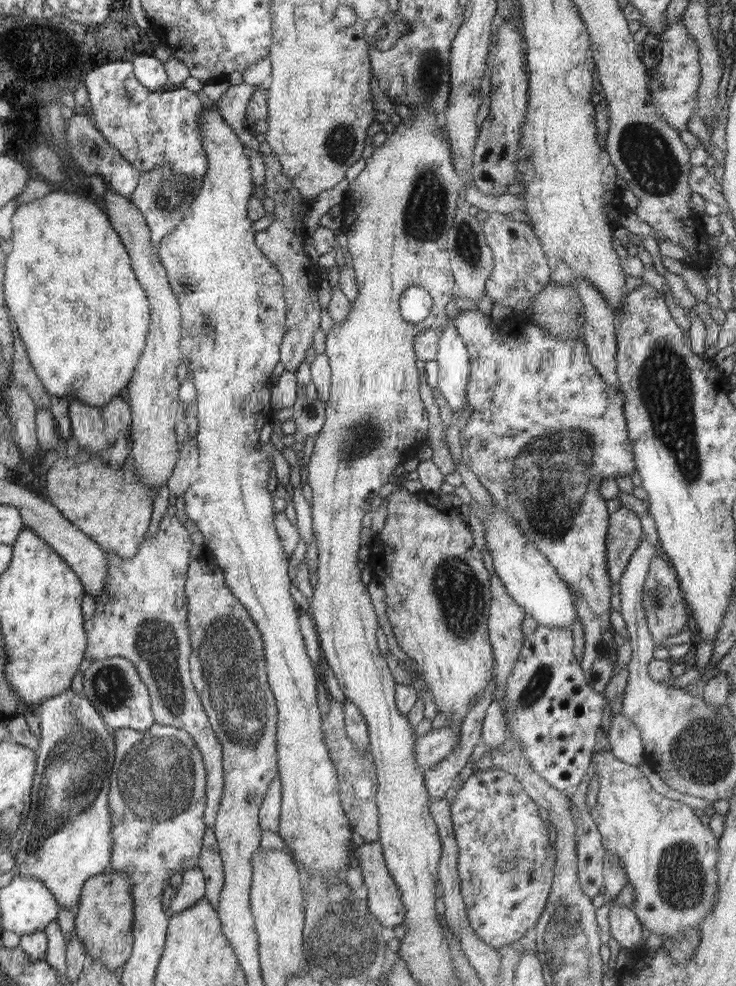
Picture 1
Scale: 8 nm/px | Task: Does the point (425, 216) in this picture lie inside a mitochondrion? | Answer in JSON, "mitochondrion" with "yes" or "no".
{"mitochondrion":"yes"}

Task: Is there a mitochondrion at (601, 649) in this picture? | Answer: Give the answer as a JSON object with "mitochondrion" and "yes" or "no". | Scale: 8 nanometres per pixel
{"mitochondrion":"yes"}

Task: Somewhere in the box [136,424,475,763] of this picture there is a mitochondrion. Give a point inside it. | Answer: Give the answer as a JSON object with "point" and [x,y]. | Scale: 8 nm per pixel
{"point":[227,662]}

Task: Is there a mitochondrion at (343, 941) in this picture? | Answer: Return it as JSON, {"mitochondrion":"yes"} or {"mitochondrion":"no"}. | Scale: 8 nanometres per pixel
{"mitochondrion":"yes"}

